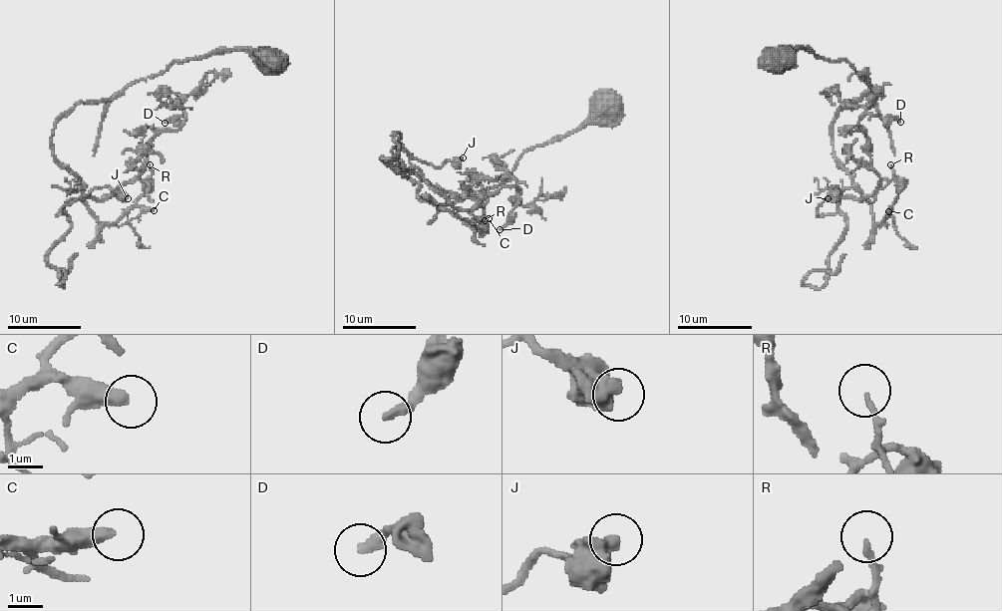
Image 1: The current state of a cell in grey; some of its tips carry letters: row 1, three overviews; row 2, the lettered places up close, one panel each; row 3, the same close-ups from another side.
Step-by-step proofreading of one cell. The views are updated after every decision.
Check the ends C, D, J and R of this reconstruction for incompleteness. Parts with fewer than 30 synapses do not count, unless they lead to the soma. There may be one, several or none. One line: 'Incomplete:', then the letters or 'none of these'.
Incomplete: C

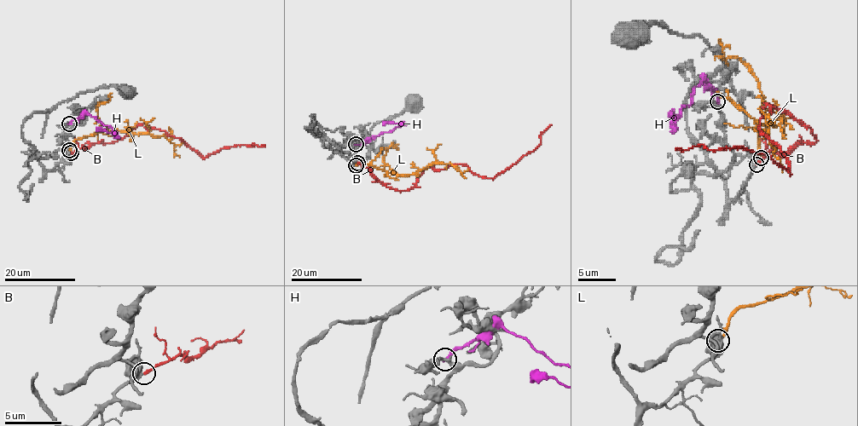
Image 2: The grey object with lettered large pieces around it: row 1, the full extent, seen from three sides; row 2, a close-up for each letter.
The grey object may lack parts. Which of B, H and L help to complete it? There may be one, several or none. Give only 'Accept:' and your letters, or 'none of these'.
Accept: B

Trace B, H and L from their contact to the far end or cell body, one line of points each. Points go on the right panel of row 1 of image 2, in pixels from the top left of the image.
B: (756, 164), (816, 141), (812, 131), (765, 103), (760, 131), (790, 174), (741, 148), (675, 150)
H: (716, 101), (716, 92), (704, 80), (694, 88), (688, 105), (685, 105), (674, 120), (669, 114), (677, 116)
L: (762, 158), (758, 136), (779, 116), (782, 120), (777, 125), (756, 127), (777, 148), (773, 153), (788, 172)

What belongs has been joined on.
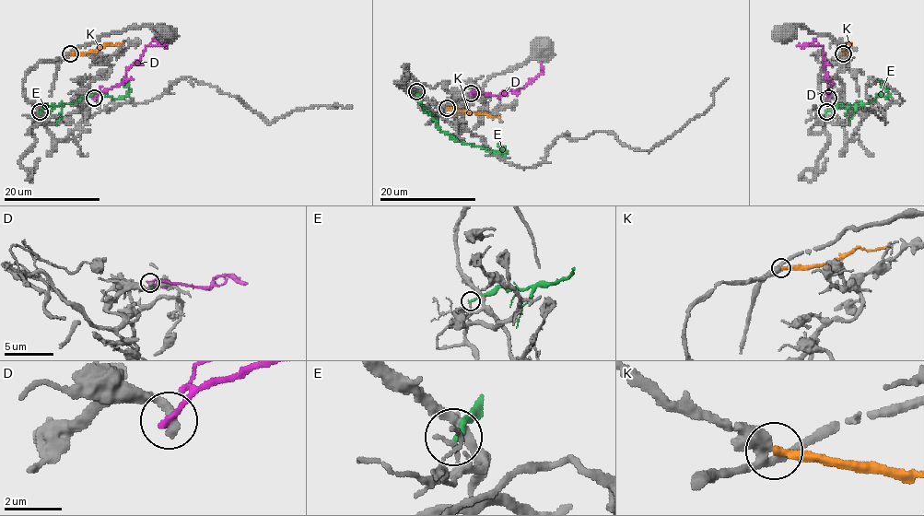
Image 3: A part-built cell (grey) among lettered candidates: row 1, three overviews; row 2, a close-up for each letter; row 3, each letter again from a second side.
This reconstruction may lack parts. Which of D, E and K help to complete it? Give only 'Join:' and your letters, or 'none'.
Join: K

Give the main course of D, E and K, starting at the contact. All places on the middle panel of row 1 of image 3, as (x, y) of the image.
D: (471, 93), (499, 95), (503, 91), (520, 88), (543, 72), (540, 63)
E: (416, 91), (417, 100), (441, 131), (460, 142), (503, 154), (505, 151), (498, 144)
K: (447, 108), (499, 116)

